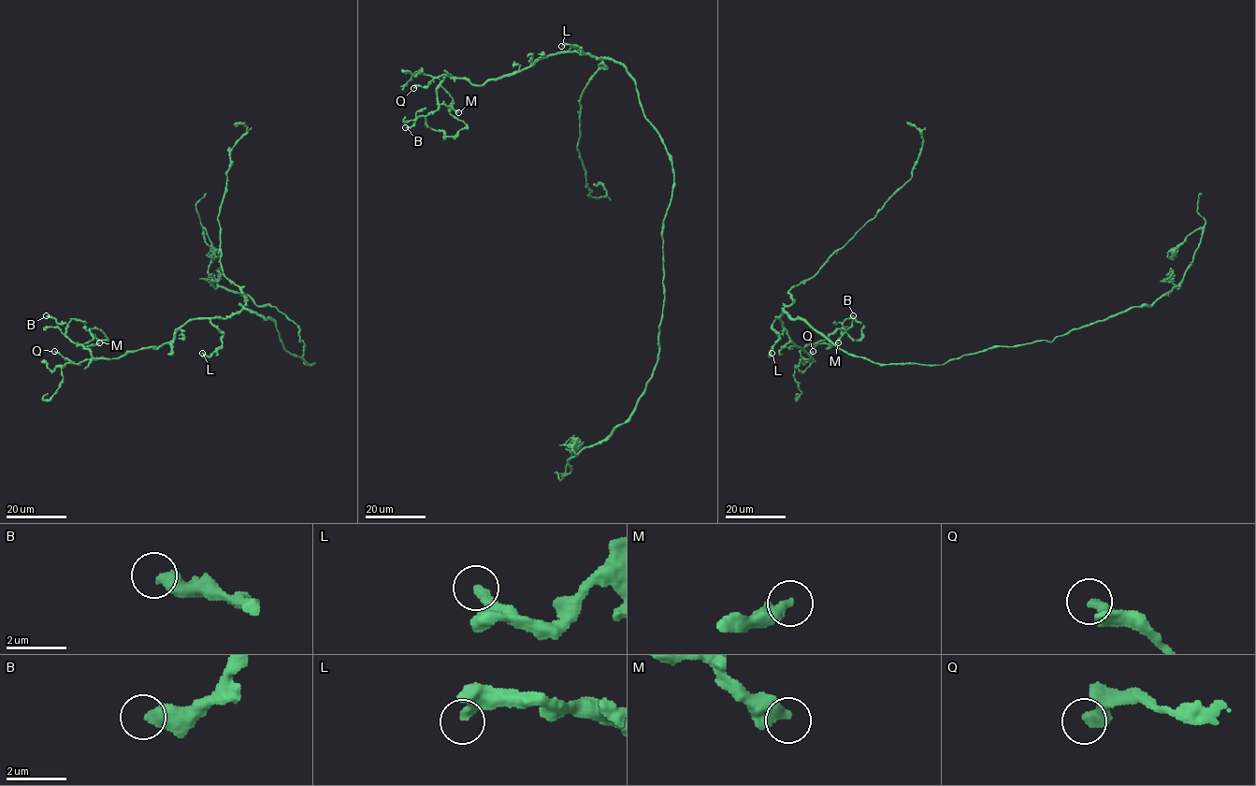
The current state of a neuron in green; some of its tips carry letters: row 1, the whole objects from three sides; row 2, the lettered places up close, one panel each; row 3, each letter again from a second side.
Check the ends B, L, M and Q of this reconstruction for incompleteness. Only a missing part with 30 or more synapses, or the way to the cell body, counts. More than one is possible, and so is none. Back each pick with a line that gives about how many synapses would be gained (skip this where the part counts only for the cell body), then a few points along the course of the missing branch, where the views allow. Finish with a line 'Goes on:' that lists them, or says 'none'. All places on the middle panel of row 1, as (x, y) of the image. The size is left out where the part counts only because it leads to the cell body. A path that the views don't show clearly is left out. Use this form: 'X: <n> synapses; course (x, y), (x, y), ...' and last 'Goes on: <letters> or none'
Goes on: none

